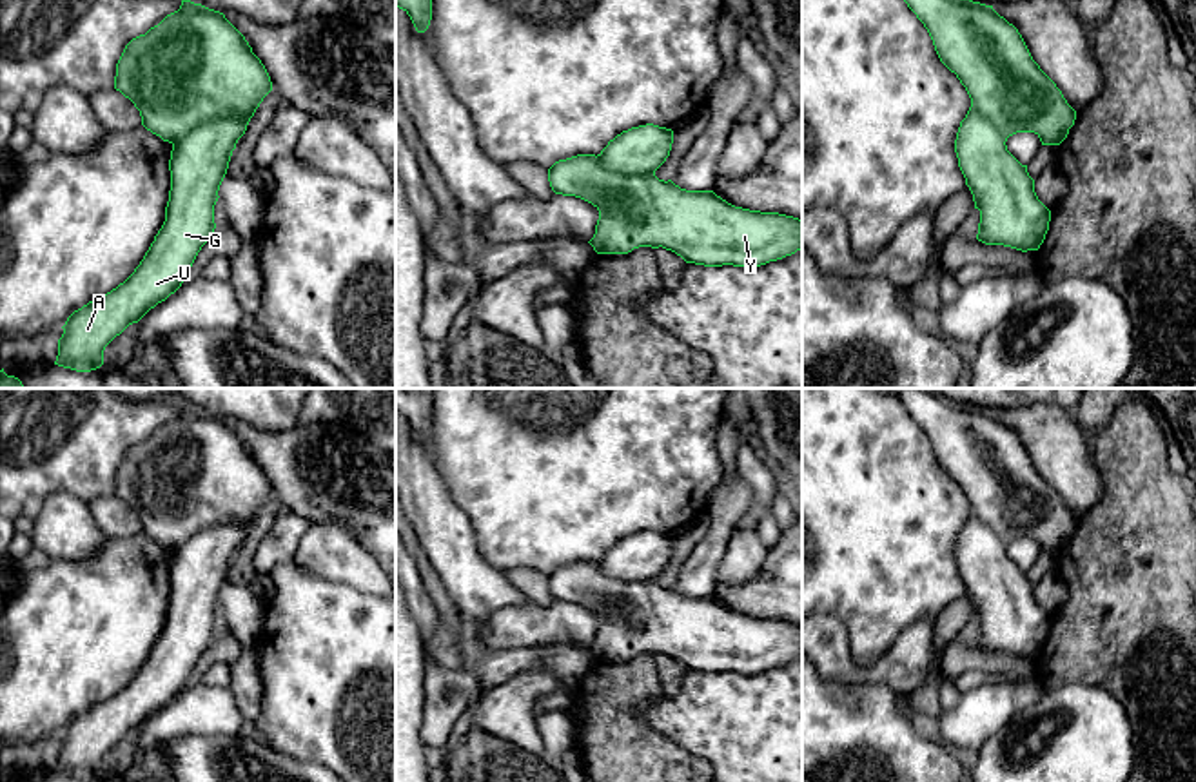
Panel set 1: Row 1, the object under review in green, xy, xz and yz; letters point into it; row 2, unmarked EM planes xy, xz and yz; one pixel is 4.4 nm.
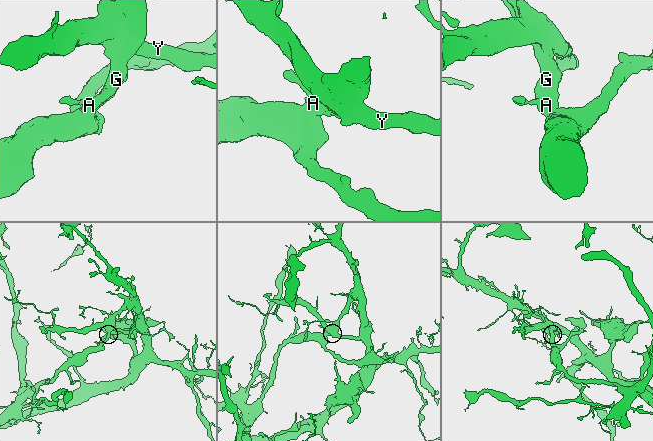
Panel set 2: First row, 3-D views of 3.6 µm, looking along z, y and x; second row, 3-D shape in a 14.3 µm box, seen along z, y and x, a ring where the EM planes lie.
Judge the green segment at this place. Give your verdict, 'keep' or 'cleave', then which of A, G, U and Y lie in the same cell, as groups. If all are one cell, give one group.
cleave; groups A G U / Y

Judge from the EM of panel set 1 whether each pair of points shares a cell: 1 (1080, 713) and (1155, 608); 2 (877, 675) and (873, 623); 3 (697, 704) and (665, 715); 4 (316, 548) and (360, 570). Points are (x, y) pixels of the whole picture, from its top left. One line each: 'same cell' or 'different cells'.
1: different cells
2: different cells
3: same cell
4: same cell

